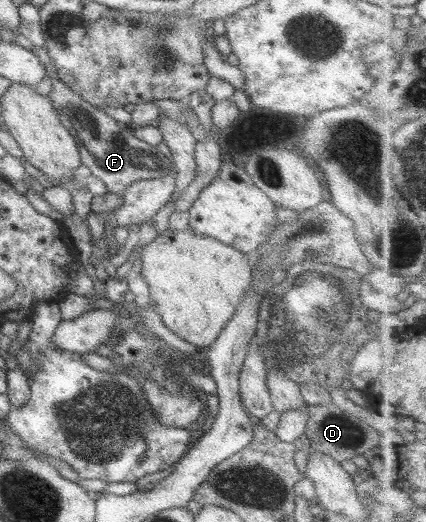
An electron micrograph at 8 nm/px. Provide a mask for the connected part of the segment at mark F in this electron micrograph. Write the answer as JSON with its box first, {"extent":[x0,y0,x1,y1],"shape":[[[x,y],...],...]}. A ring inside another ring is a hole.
{"extent":[46,78,169,196],"shape":[[[54,78],[50,85],[46,97],[51,101],[59,123],[63,124],[78,145],[79,162],[91,172],[91,177],[97,178],[105,185],[107,193],[119,196],[133,182],[156,180],[159,176],[169,174],[169,160],[155,147],[137,140],[131,134],[131,127],[122,126],[101,109],[85,102],[58,78]]]}

